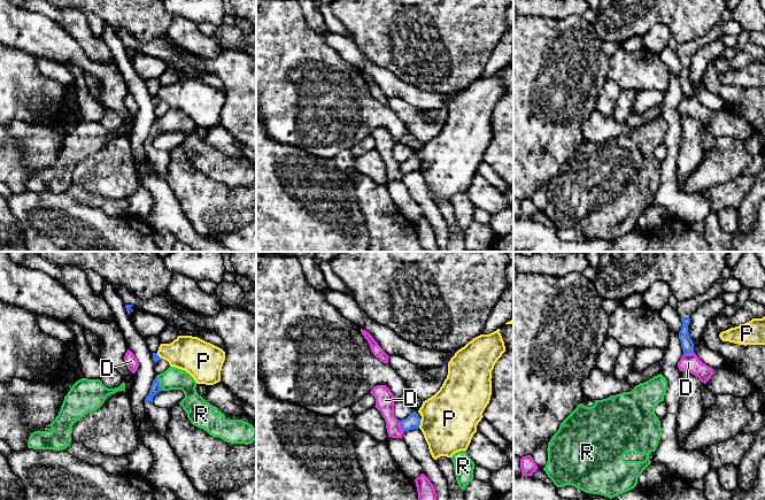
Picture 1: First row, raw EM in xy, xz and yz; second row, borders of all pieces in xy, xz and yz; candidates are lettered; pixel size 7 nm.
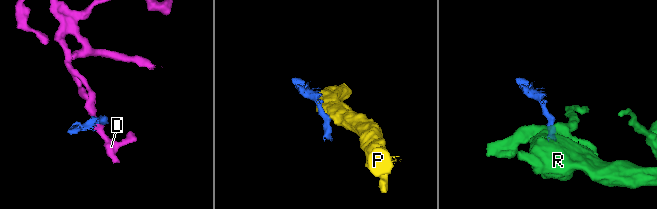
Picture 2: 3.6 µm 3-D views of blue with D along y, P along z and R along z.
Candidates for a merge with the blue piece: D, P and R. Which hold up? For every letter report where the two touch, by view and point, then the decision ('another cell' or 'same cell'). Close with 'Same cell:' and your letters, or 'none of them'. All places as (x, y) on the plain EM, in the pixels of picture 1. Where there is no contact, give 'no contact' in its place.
D: contact xz (400, 168); another cell
P: contact xz (419, 166); another cell
R: contact xy (159, 125); another cell
Same cell: none of them

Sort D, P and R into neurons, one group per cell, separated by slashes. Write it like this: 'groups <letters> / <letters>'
groups D / P / R

